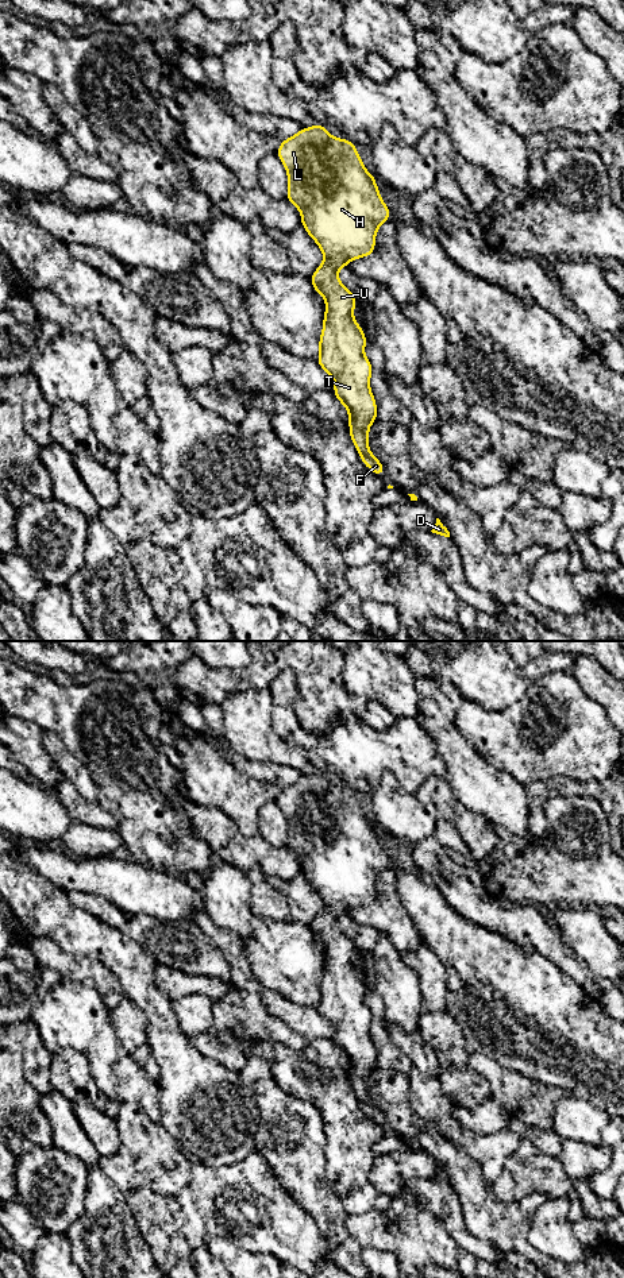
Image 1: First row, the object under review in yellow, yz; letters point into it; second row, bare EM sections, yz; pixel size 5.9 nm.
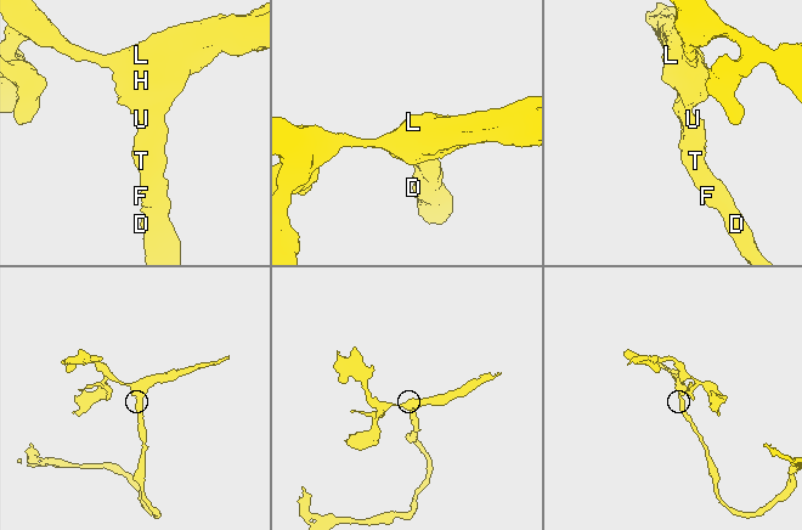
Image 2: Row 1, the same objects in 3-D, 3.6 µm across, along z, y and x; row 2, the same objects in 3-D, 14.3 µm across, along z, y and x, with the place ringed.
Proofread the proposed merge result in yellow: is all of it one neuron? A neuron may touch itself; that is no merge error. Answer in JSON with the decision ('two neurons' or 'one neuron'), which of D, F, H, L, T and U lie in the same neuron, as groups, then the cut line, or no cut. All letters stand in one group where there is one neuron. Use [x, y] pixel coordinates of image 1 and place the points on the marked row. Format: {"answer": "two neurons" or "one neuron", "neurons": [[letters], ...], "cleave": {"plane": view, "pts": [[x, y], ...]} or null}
{"answer": "one neuron", "neurons": [["D", "F", "H", "L", "T", "U"]], "cleave": null}

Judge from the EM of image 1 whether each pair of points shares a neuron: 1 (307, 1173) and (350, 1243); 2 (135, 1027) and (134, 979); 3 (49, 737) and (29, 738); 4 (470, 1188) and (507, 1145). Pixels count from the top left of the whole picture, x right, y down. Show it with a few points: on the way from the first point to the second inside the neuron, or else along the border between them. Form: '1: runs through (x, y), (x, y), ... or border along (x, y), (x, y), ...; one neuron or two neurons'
1: border along (347, 1235), (332, 1251); two neurons
2: border along (126, 997), (143, 1012), (147, 1034); two neurons
3: border along (41, 730), (41, 742), (54, 767); two neurons
4: border along (462, 1149), (480, 1166), (488, 1184); two neurons

